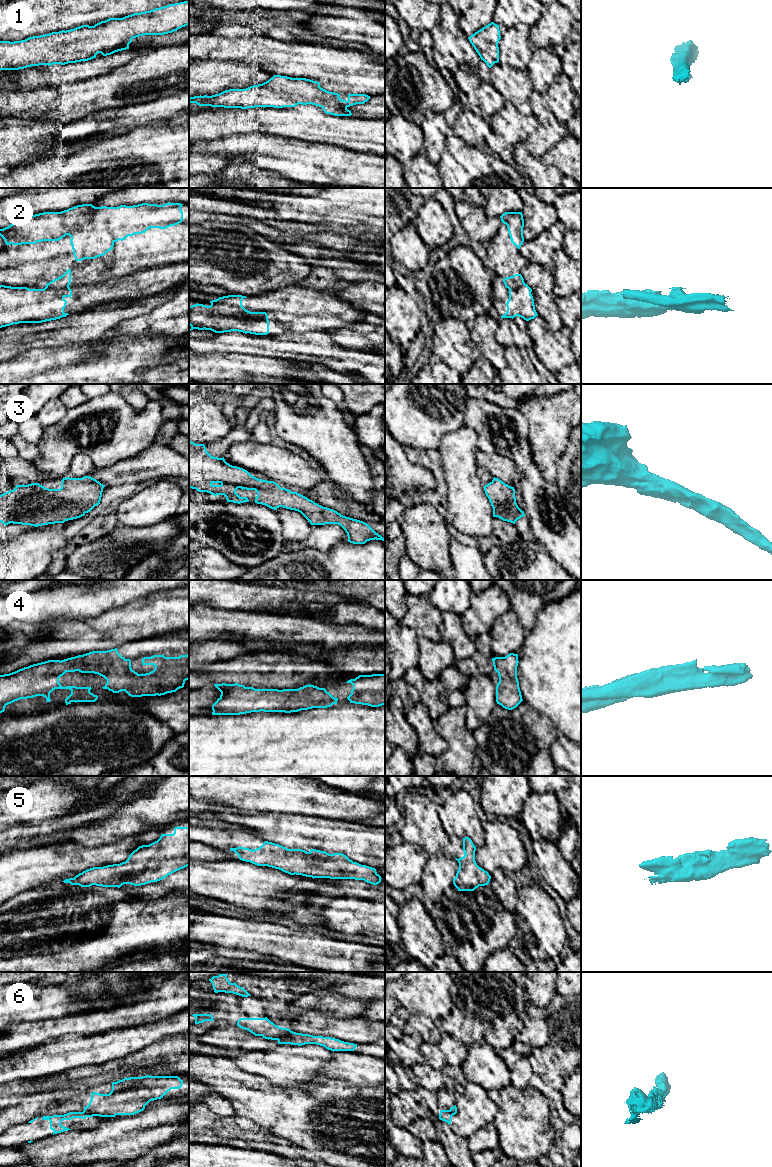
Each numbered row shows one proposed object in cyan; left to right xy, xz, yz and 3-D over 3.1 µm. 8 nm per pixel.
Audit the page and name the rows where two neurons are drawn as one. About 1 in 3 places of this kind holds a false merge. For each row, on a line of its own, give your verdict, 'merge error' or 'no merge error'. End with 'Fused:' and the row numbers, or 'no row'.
1: no merge error
2: merge error
3: no merge error
4: no merge error
5: no merge error
6: merge error
Fused: 2, 6

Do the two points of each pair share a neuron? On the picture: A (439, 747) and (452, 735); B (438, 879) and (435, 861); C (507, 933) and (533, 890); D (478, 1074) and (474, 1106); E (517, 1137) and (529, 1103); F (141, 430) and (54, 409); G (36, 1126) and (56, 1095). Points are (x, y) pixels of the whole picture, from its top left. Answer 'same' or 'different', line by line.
A: different
B: same
C: different
D: different
E: same
F: different
G: different

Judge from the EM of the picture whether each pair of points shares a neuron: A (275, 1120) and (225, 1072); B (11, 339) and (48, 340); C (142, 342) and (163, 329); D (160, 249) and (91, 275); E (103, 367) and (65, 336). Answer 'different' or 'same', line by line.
A: same
B: same
C: different
D: same
E: different

